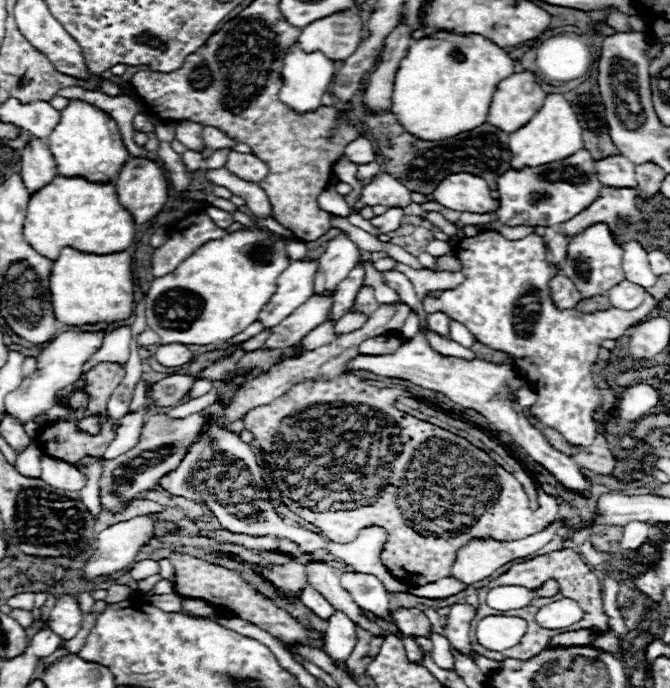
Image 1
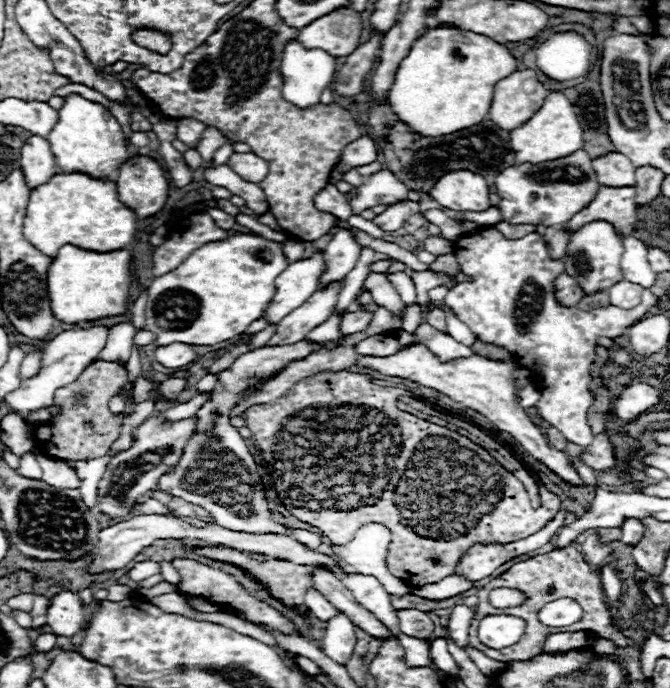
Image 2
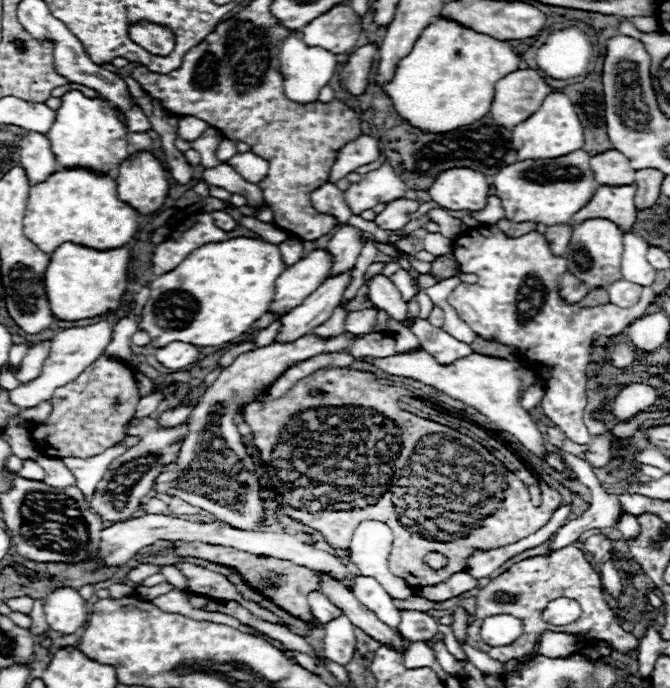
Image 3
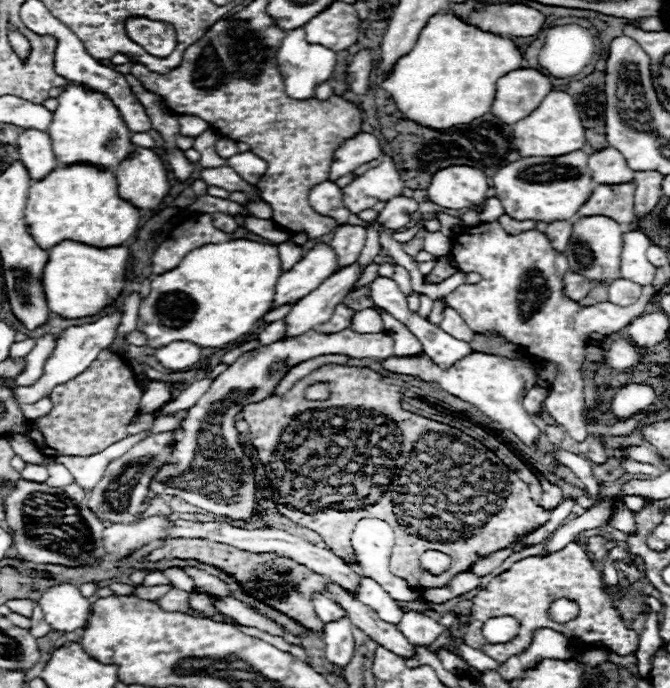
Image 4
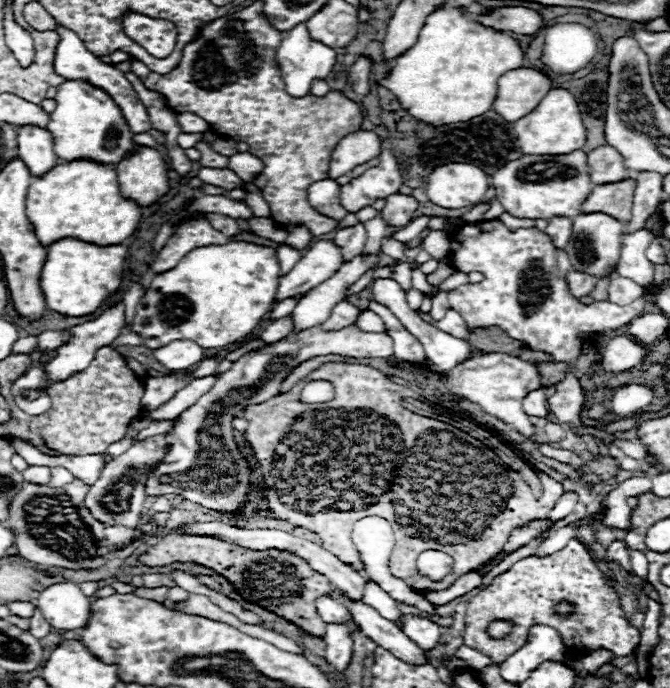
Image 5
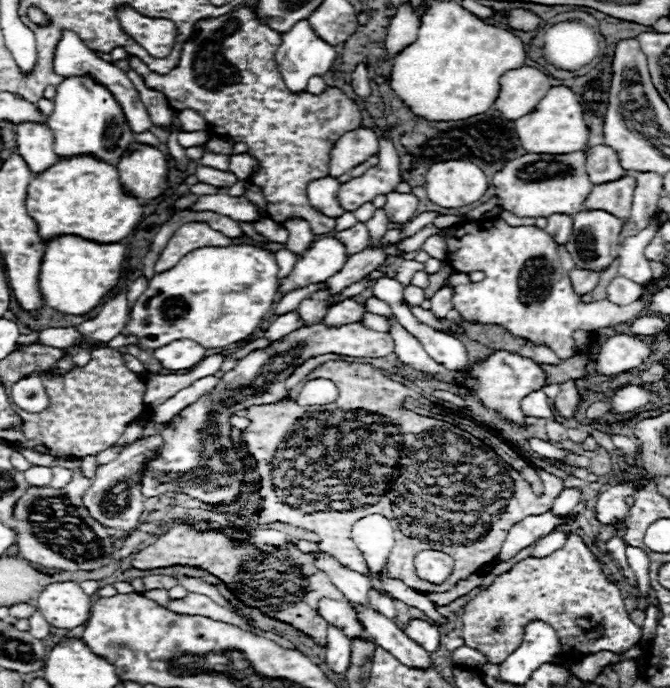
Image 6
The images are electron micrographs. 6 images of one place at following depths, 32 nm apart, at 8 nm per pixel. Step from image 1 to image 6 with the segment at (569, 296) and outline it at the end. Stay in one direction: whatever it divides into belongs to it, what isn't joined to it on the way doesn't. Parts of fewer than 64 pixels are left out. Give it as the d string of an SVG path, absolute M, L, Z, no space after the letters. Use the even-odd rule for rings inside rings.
M574 268L570 272L570 280L574 284L574 292L578 292L578 296L584 296L588 292L592 292L598 284L598 274L596 272L590 272L590 270L578 270Z

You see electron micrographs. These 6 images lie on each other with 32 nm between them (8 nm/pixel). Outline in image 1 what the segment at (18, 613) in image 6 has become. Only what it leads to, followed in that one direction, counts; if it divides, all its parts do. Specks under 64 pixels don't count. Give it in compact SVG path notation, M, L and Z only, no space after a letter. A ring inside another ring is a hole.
M20 592L16 596L12 596L6 604L10 608L22 608L22 610L32 610L34 608L34 592Z

